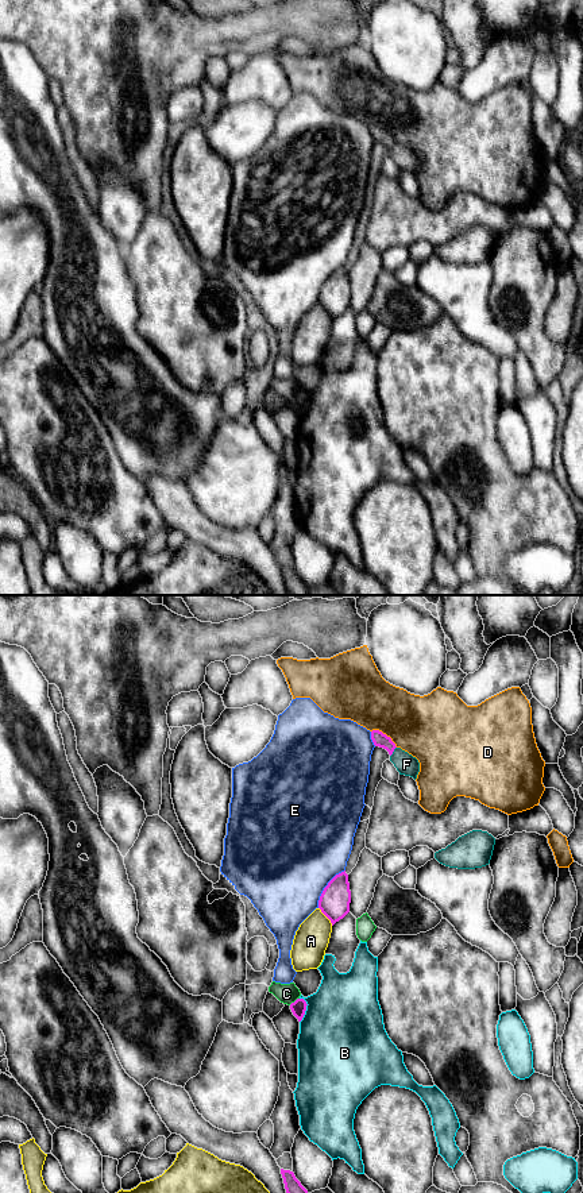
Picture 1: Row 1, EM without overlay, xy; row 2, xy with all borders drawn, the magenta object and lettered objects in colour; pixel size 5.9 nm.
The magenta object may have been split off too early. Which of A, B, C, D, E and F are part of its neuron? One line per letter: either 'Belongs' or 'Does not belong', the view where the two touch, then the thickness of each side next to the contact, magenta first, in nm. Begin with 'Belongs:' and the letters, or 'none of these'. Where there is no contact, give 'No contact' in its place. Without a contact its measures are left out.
Belongs: none of these
A: Does not belong. Touches magenta in xy. Thickness 180 nm (magenta) against 200 nm
B: Does not belong. Touches magenta in xy. Thickness 90 nm (magenta) against 480 nm
C: Does not belong. Touches magenta in xy. Thickness 90 nm (magenta) against 120 nm
D: Does not belong. Touches magenta in xy. Thickness 90 nm (magenta) against 360 nm
E: Does not belong. Touches magenta in xy. Thickness 180 nm (magenta) against 500 nm
F: Does not belong. Touches magenta in xy. Thickness 90 nm (magenta) against 120 nm

